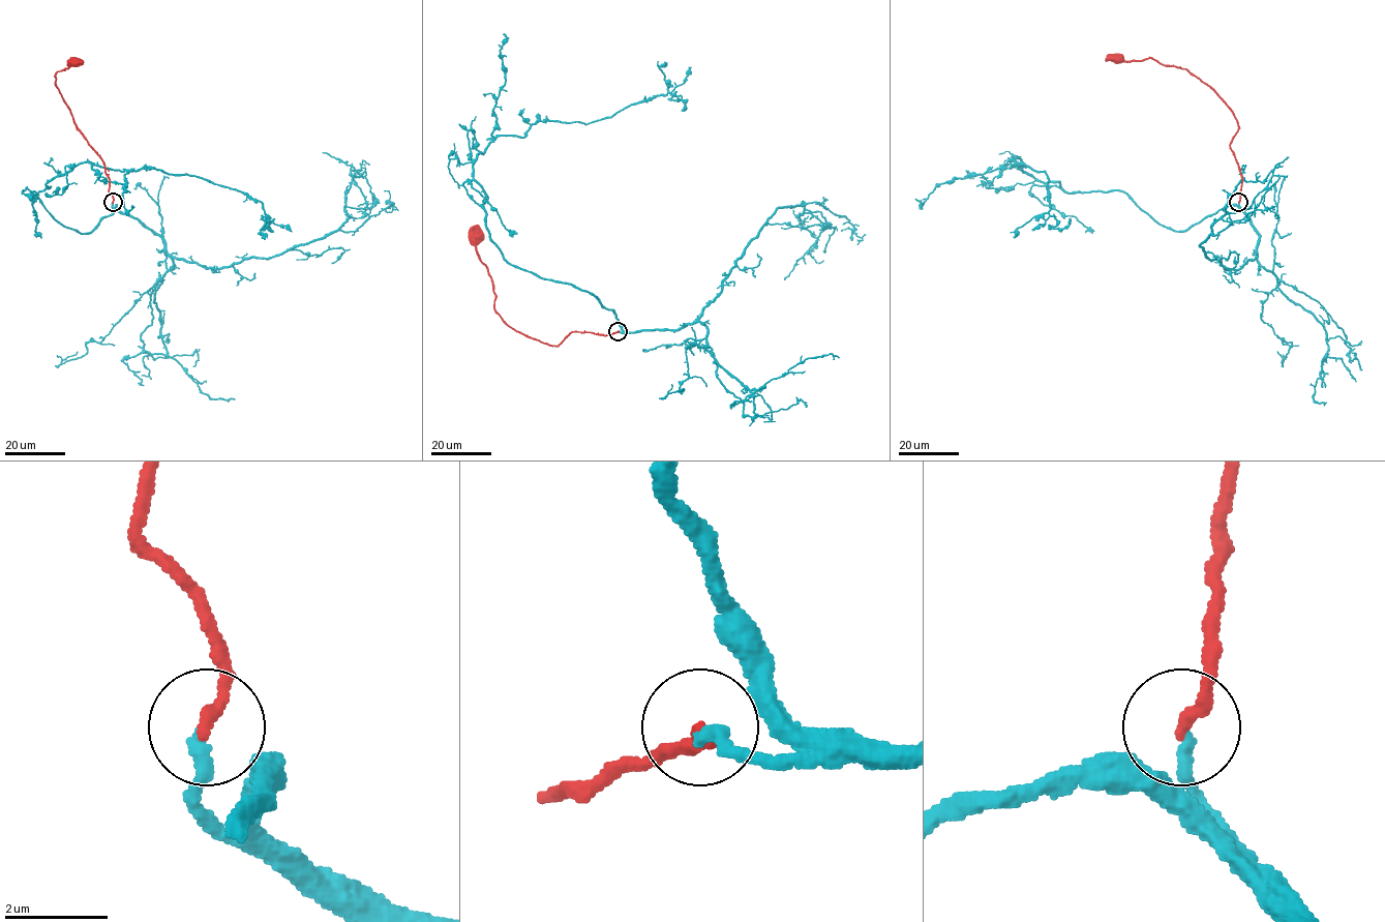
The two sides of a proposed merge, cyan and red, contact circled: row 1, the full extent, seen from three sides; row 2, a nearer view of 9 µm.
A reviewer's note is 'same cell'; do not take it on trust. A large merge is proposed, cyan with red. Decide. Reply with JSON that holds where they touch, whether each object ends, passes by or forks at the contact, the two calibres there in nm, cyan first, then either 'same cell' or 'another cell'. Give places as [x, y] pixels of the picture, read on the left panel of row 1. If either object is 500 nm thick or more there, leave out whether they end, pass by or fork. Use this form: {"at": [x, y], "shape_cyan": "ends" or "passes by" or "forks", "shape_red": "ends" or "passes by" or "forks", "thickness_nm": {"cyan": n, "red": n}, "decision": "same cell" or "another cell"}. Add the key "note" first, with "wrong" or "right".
{"note": "right", "at": [113, 202], "shape_cyan": "ends", "shape_red": "ends", "thickness_nm": {"cyan": 240, "red": 260}, "decision": "same cell"}

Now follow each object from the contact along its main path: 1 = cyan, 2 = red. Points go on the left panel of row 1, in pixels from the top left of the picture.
1: (112, 202), (110, 215), (80, 233), (30, 196), (91, 161), (207, 179), (262, 204), (268, 229), (274, 218)
2: (113, 202), (104, 162), (80, 131), (55, 84), (57, 72), (69, 68), (72, 61), (67, 64), (73, 61)

